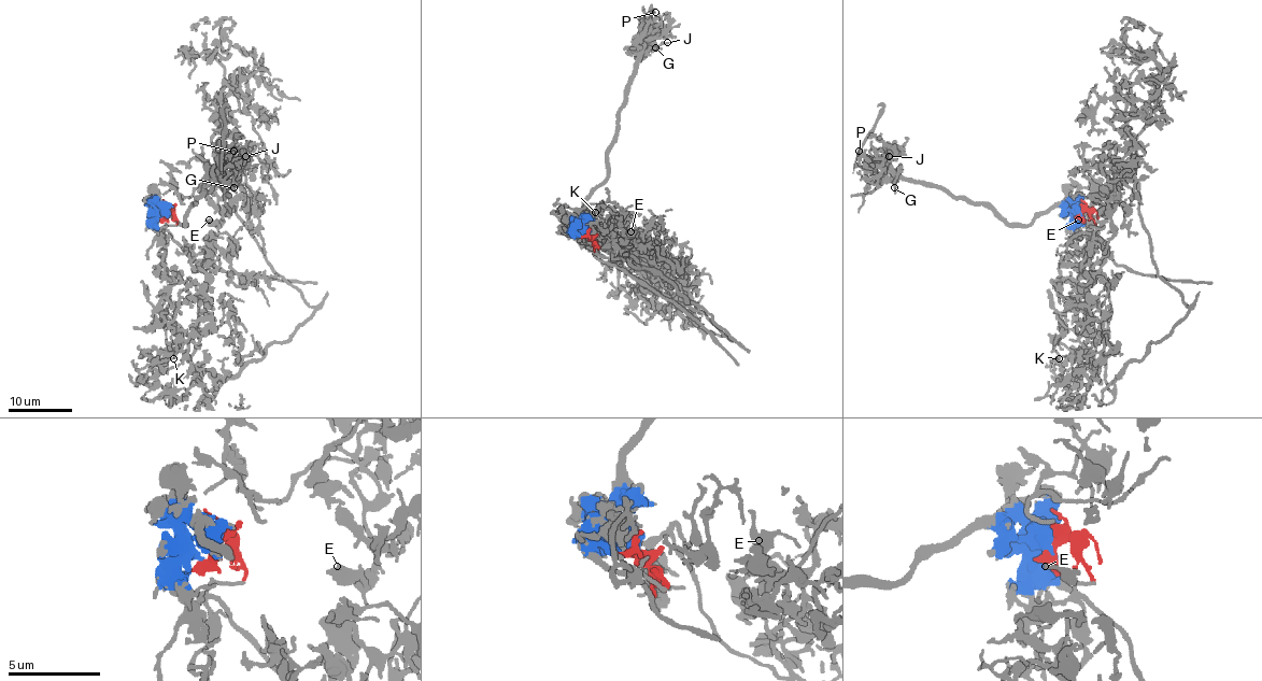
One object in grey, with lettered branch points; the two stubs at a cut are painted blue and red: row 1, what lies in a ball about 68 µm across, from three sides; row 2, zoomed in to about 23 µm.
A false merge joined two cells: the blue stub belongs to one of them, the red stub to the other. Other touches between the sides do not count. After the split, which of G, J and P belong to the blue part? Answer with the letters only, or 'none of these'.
G, J, P

